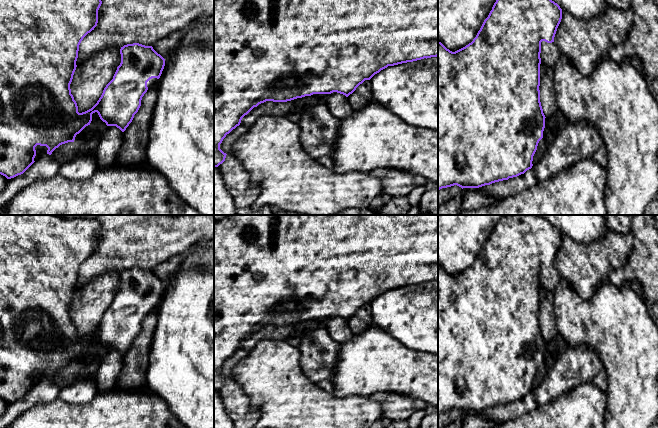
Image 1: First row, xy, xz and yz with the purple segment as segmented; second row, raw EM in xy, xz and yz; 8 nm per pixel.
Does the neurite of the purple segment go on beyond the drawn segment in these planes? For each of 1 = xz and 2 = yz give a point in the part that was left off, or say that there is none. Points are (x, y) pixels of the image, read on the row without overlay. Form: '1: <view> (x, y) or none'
1: none
2: none

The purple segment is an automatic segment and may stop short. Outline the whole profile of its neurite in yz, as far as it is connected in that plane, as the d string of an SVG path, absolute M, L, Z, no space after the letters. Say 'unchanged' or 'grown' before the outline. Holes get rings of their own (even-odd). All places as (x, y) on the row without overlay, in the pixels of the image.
unchanged; M510 215L496 224L471 267L452 276L438 265L438 414L454 409L479 412L532 392L546 342L539 314L541 266L554 266L561 243L562 233L545 219Z

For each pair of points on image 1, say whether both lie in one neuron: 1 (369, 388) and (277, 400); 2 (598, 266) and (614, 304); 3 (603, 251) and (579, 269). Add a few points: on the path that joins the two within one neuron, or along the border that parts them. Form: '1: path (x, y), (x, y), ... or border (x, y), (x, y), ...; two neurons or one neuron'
1: border (332, 393), (338, 396), (348, 396), (357, 393); two neurons
2: border (608, 280), (605, 280), (589, 299); two neurons
3: path (597, 254), (585, 266); one neuron

